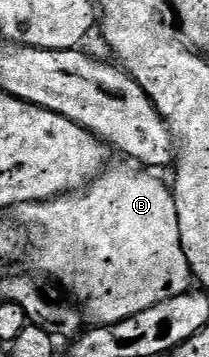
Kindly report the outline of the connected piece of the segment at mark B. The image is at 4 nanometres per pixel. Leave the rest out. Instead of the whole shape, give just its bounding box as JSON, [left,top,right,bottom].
[16,165,192,325]

